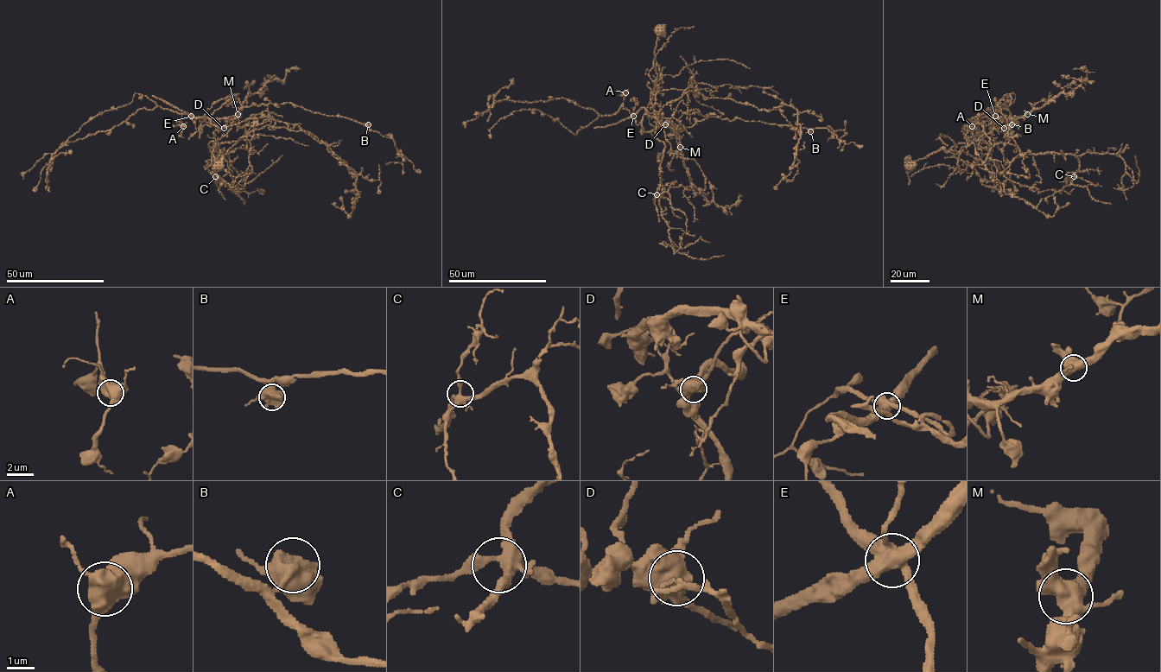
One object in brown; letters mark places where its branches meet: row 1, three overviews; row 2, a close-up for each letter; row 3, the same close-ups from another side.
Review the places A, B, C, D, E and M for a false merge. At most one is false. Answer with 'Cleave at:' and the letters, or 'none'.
Cleave at: E

